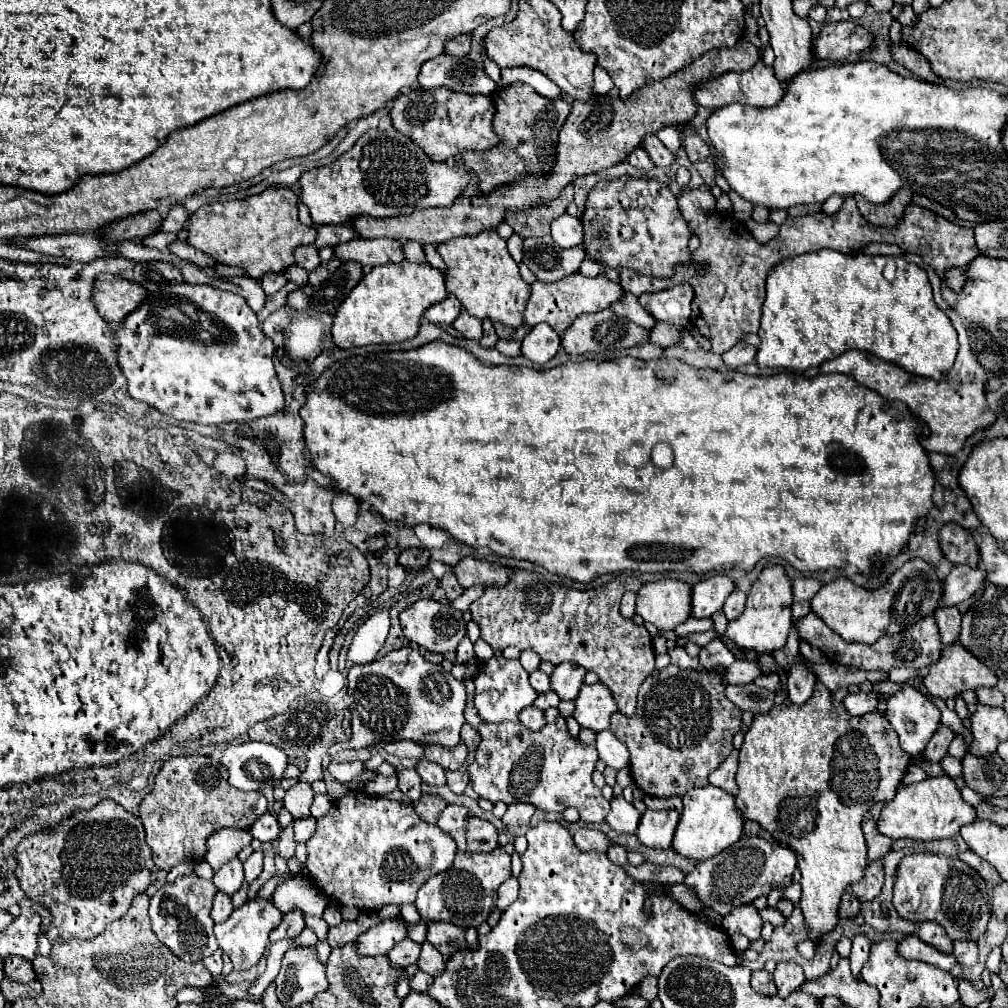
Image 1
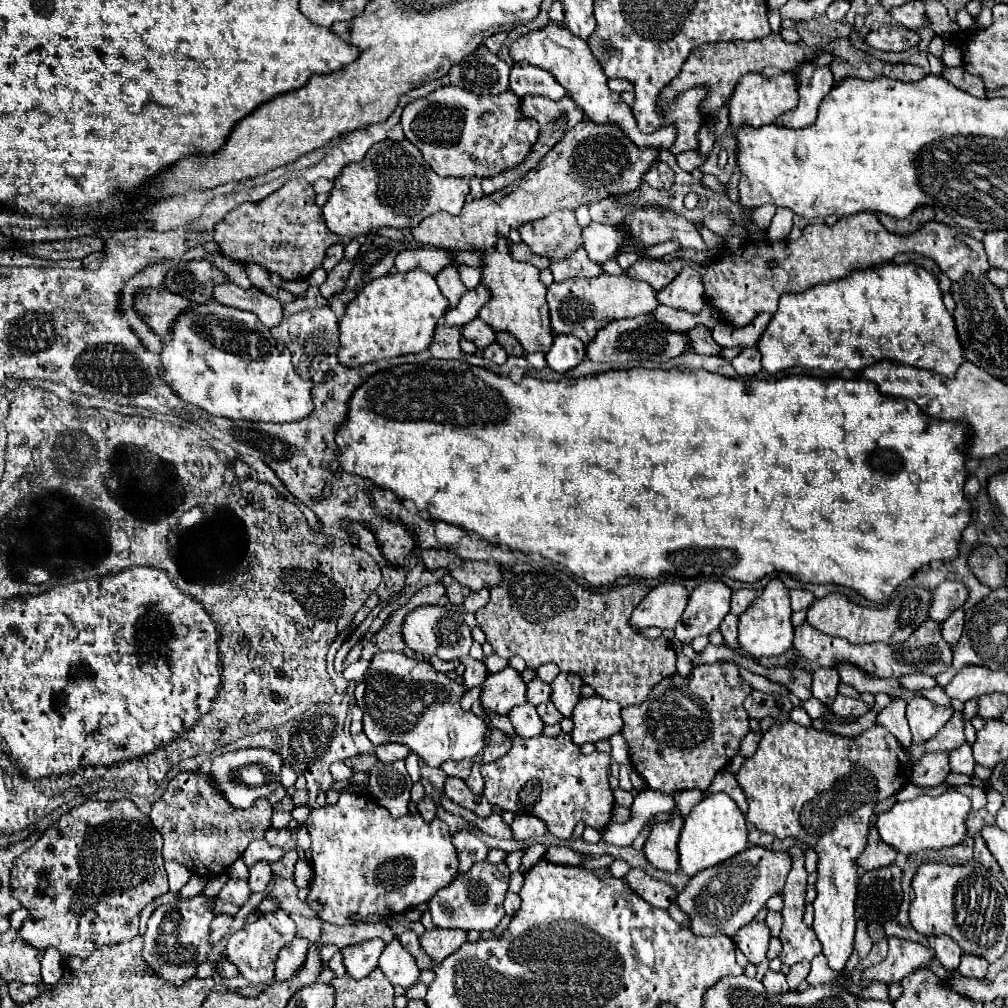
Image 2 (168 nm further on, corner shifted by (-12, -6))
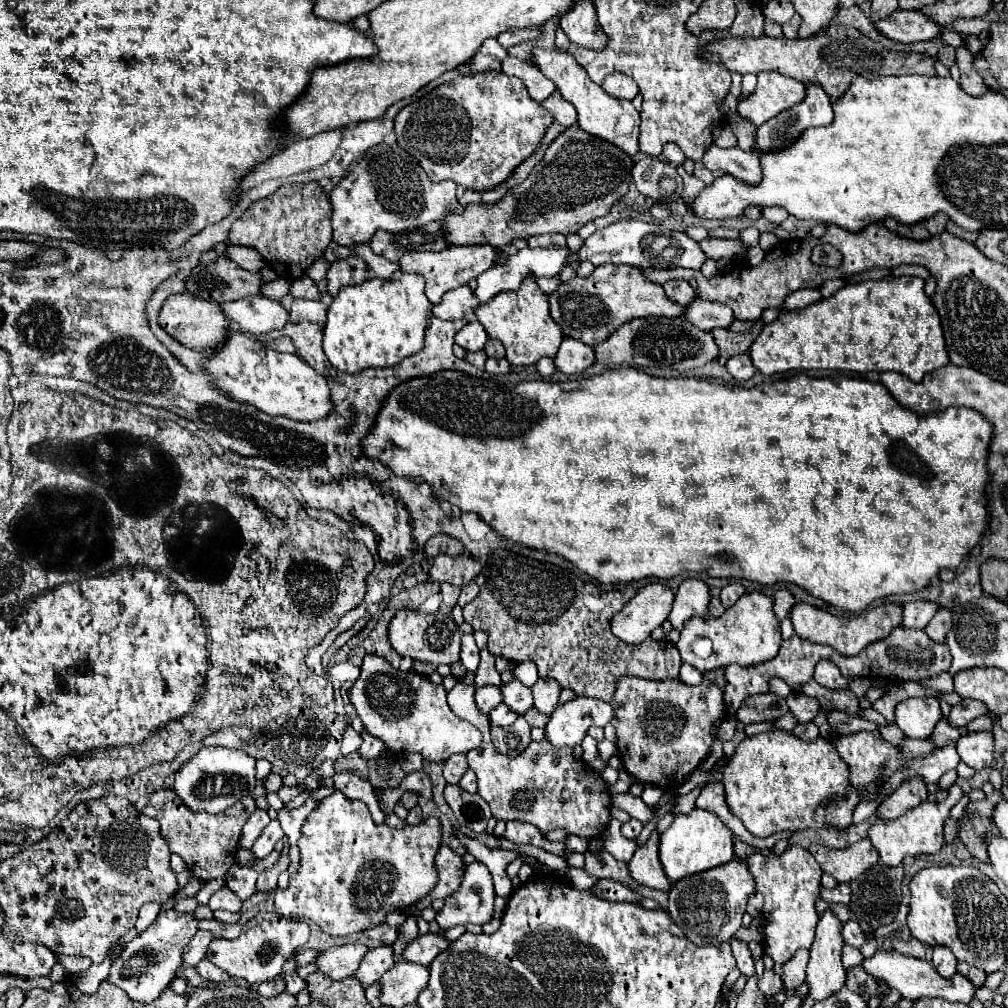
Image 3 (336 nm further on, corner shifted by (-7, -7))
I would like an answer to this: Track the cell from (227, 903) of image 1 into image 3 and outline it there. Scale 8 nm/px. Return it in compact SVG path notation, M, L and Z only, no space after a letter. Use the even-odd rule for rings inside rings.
M199 930L191 942L187 944L187 950L185 950L185 958L183 958L183 968L189 968L189 966L197 966L205 954L207 954L207 946L209 942L213 940L213 934L209 930Z

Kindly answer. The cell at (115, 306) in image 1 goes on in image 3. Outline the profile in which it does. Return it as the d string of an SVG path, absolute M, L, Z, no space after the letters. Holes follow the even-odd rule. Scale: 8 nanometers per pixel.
M187 292L173 294L163 302L161 312L159 312L159 324L169 336L173 336L177 342L181 342L183 346L191 350L193 348L195 350L213 350L213 346L221 346L229 330L229 322L217 304L211 304L203 298L195 298Z

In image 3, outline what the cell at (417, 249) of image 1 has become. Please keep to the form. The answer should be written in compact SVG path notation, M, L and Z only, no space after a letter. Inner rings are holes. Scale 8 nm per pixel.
M459 286L455 290L449 290L441 304L433 306L433 316L441 318L441 320L459 320L463 318L463 312L467 308L477 308L479 302L475 300L473 292L469 286Z

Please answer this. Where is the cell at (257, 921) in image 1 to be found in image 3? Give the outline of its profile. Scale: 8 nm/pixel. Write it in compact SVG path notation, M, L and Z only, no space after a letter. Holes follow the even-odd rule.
M259 912L255 918L251 918L243 930L241 936L235 940L213 940L207 958L223 968L233 978L243 978L251 986L257 986L265 980L273 980L277 974L281 974L283 962L305 942L309 940L309 926L305 922L283 918L277 912Z

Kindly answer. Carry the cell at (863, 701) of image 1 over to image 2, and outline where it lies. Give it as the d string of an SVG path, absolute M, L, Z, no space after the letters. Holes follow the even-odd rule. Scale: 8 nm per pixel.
M838 695L832 703L826 705L828 711L832 711L834 715L842 715L842 717L860 717L862 713L866 713L870 709L870 705L866 705L860 699L850 699L844 695Z

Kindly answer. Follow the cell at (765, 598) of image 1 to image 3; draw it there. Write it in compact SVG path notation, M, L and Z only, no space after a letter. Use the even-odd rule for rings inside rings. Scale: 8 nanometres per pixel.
M755 590L739 598L739 602L727 608L721 618L695 618L695 622L687 622L675 646L685 662L693 664L699 672L707 672L729 664L753 666L767 662L779 654L781 642L783 638L779 620L773 612L773 598Z

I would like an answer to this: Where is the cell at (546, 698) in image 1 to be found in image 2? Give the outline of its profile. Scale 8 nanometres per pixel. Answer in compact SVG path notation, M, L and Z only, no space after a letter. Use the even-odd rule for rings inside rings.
M552 701L538 705L538 707L536 707L536 711L538 711L540 719L544 721L544 725L556 725L556 723L560 723L560 721L562 721L562 713L552 705Z

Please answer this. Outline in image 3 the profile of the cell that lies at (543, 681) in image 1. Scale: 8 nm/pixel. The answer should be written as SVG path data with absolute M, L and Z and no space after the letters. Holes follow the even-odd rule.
M513 680L509 684L501 686L503 690L503 702L517 714L525 714L531 706L533 706L533 696L531 696L531 688L527 688L525 684L521 684L519 680Z

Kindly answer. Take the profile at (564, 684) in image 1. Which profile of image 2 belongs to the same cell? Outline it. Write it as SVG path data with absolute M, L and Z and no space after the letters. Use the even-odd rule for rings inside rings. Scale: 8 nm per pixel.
M560 673L552 683L552 703L556 709L564 715L570 717L576 701L580 699L580 689L582 689L582 679L574 673Z

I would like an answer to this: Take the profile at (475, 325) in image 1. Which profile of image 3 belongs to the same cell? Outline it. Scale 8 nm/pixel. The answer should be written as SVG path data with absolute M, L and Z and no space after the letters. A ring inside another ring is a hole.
M469 322L465 324L457 336L455 336L455 342L459 346L463 346L467 352L477 352L477 350L483 350L485 342L489 340L485 328L479 324L479 322Z

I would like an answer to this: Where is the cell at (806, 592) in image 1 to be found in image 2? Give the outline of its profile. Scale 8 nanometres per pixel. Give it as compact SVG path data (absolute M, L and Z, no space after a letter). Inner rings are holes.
M790 589L790 599L792 599L794 611L808 609L814 603L814 595L810 591L804 591L804 589Z

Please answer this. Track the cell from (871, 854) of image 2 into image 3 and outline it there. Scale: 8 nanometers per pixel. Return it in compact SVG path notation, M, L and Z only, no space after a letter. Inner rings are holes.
M869 838L859 840L857 844L847 846L843 850L827 848L823 844L811 844L809 852L819 862L821 870L831 874L837 882L851 882L863 870L867 870L879 862L879 854L871 846Z

